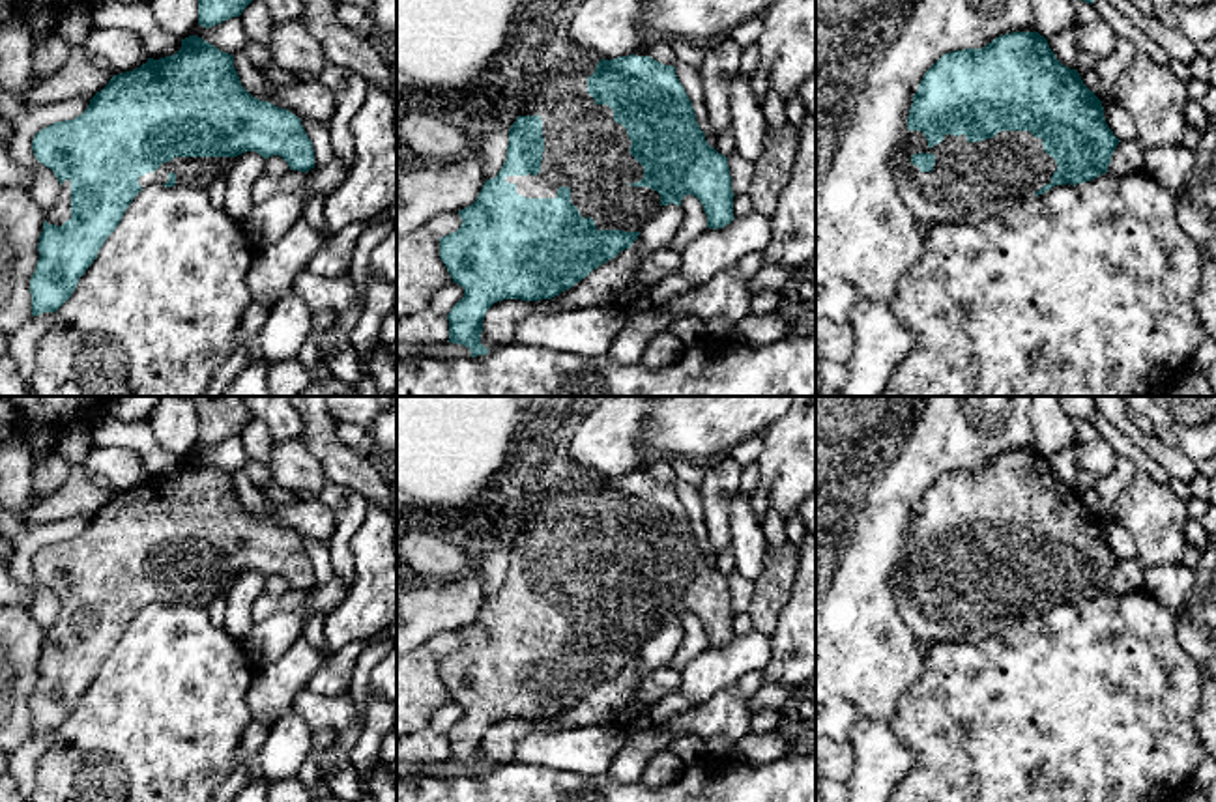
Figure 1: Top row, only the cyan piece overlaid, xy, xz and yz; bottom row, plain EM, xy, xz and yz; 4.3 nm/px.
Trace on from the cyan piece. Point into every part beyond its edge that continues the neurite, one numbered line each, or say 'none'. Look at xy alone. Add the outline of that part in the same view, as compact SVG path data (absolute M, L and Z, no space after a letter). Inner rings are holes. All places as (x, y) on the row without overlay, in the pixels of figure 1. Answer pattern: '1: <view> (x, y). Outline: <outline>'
1: xy (189, 589). Outline: M174 576L163 581L155 591L138 596L138 604L163 604L168 593L176 593L178 606L202 606L208 608L215 598L226 596L236 576Z
2: xy (60, 630). Outline: M65 598L60 604L60 613L56 623L45 632L45 639L49 643L62 645L69 637L71 637L71 600Z

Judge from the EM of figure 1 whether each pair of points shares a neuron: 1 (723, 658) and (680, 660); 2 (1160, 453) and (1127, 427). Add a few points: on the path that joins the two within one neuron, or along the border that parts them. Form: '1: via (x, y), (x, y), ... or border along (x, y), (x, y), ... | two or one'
1: border along (708, 647), (680, 670) | two
2: via (1153, 445), (1134, 434) | one

